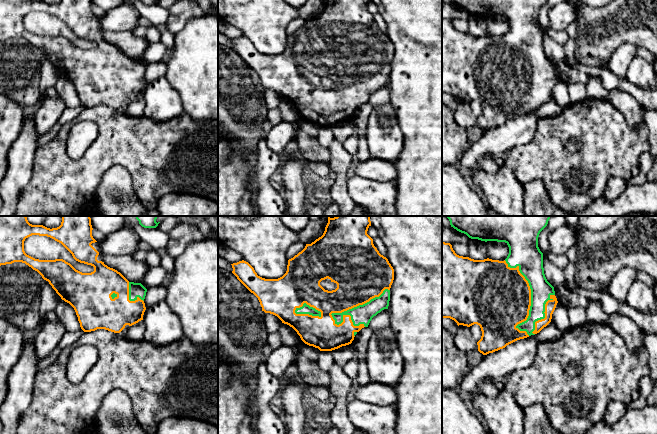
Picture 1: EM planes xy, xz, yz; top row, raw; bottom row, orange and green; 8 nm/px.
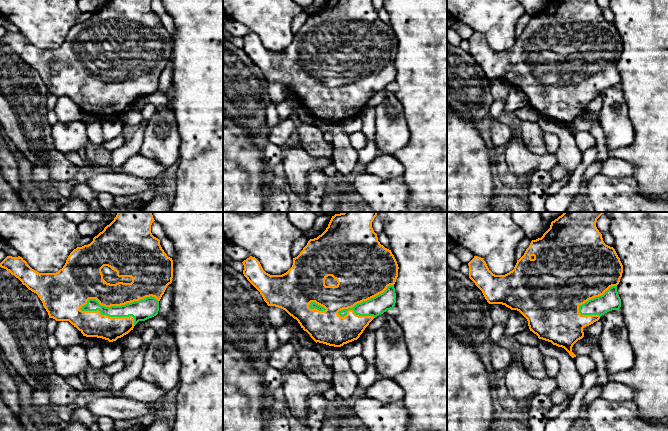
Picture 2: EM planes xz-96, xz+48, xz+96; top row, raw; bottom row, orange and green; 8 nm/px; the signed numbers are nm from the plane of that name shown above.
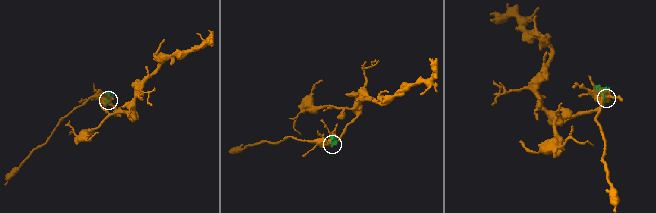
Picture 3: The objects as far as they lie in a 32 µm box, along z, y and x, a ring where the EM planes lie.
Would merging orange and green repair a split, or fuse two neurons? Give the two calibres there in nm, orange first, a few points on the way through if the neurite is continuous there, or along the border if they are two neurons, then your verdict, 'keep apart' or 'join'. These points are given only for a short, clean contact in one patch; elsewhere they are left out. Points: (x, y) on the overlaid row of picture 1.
400 nm thick on the orange side, 160 nm on the other; join

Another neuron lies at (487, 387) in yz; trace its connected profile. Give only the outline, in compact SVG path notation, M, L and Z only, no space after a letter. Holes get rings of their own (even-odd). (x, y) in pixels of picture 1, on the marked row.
M486 379L478 385L477 390L483 393L485 396L495 398L499 394L499 390L495 385L495 381L492 379Z

